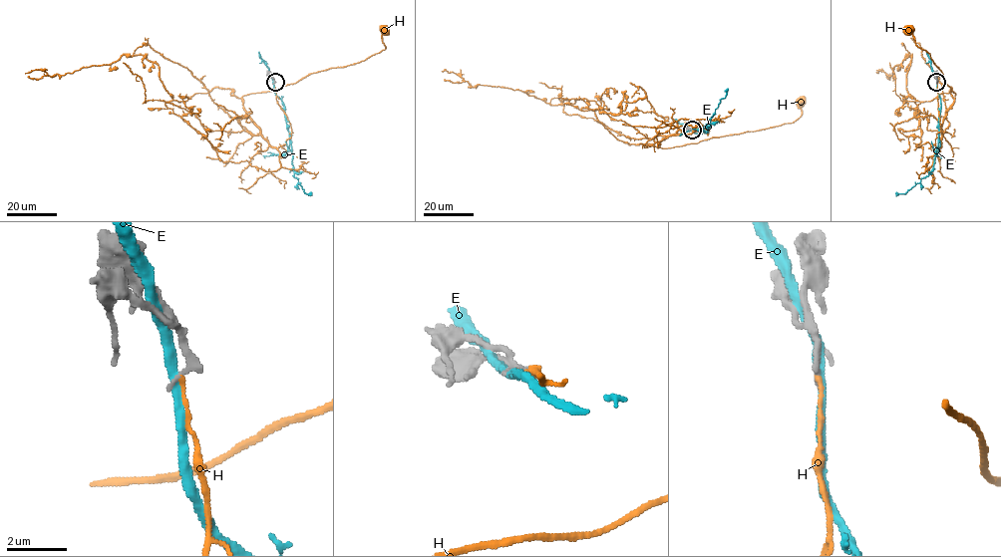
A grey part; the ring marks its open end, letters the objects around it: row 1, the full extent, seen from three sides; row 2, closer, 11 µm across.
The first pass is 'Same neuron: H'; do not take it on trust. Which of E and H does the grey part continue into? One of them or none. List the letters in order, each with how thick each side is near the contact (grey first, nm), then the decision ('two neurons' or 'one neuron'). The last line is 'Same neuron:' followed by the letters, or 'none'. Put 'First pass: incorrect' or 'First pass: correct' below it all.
E: calibres 200 and 280 nm; two neurons
H: calibres 260 and 130 nm; two neurons
Same neuron: none
First pass: incorrect

